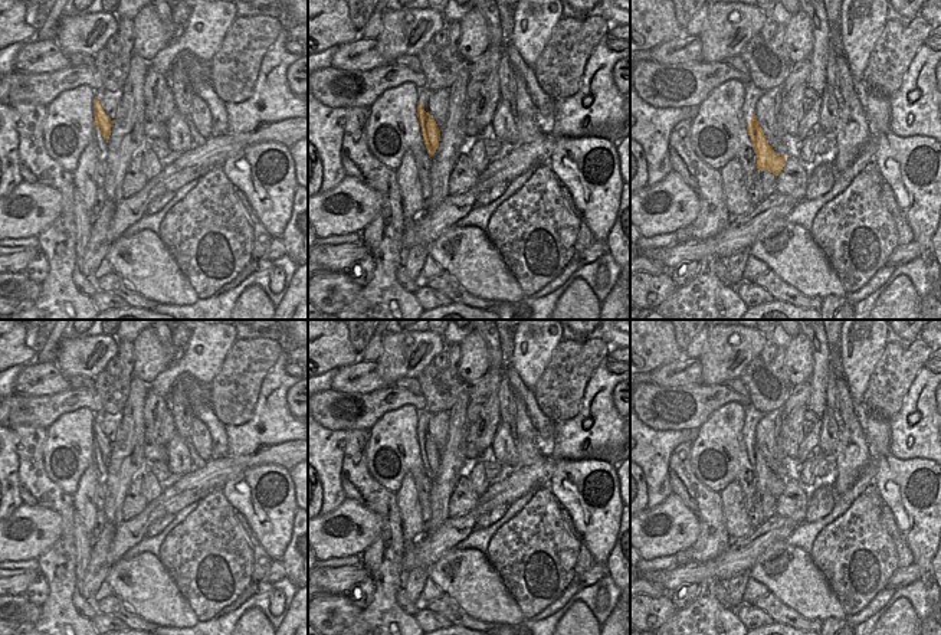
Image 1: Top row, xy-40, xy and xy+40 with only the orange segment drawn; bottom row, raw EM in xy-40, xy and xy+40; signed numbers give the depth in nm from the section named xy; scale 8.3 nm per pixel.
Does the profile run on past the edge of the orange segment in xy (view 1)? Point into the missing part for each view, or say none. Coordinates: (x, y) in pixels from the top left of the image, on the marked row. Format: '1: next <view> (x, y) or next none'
1: next none

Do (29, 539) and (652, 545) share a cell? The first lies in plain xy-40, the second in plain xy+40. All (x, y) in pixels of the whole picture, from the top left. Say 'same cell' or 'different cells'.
same cell

